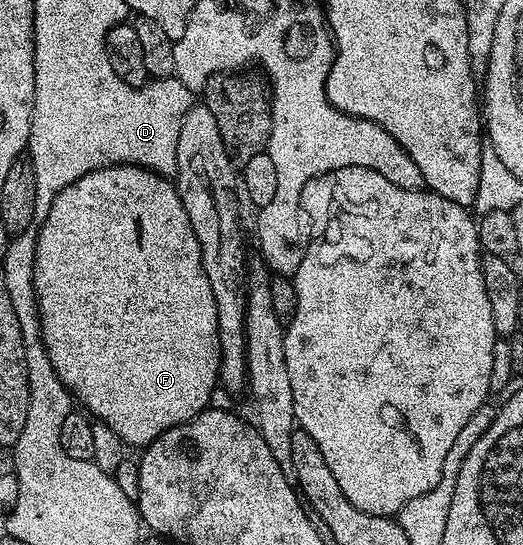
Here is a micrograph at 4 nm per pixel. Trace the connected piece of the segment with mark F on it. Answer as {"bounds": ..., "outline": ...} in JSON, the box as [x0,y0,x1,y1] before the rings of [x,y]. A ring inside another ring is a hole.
{"bounds":[34,164,222,450],"outline":[[[113,164],[111,168],[92,170],[71,184],[62,184],[54,200],[49,201],[50,209],[38,229],[36,262],[34,263],[34,289],[38,303],[38,317],[42,331],[42,345],[48,358],[66,389],[83,404],[81,407],[95,421],[112,426],[120,434],[123,444],[138,450],[150,444],[169,428],[187,424],[195,416],[210,407],[214,388],[219,387],[218,371],[222,355],[216,322],[216,298],[212,286],[208,286],[208,274],[204,274],[204,262],[200,254],[200,242],[196,242],[196,230],[188,222],[184,202],[180,202],[177,187],[167,177],[150,172],[139,164]]]}

